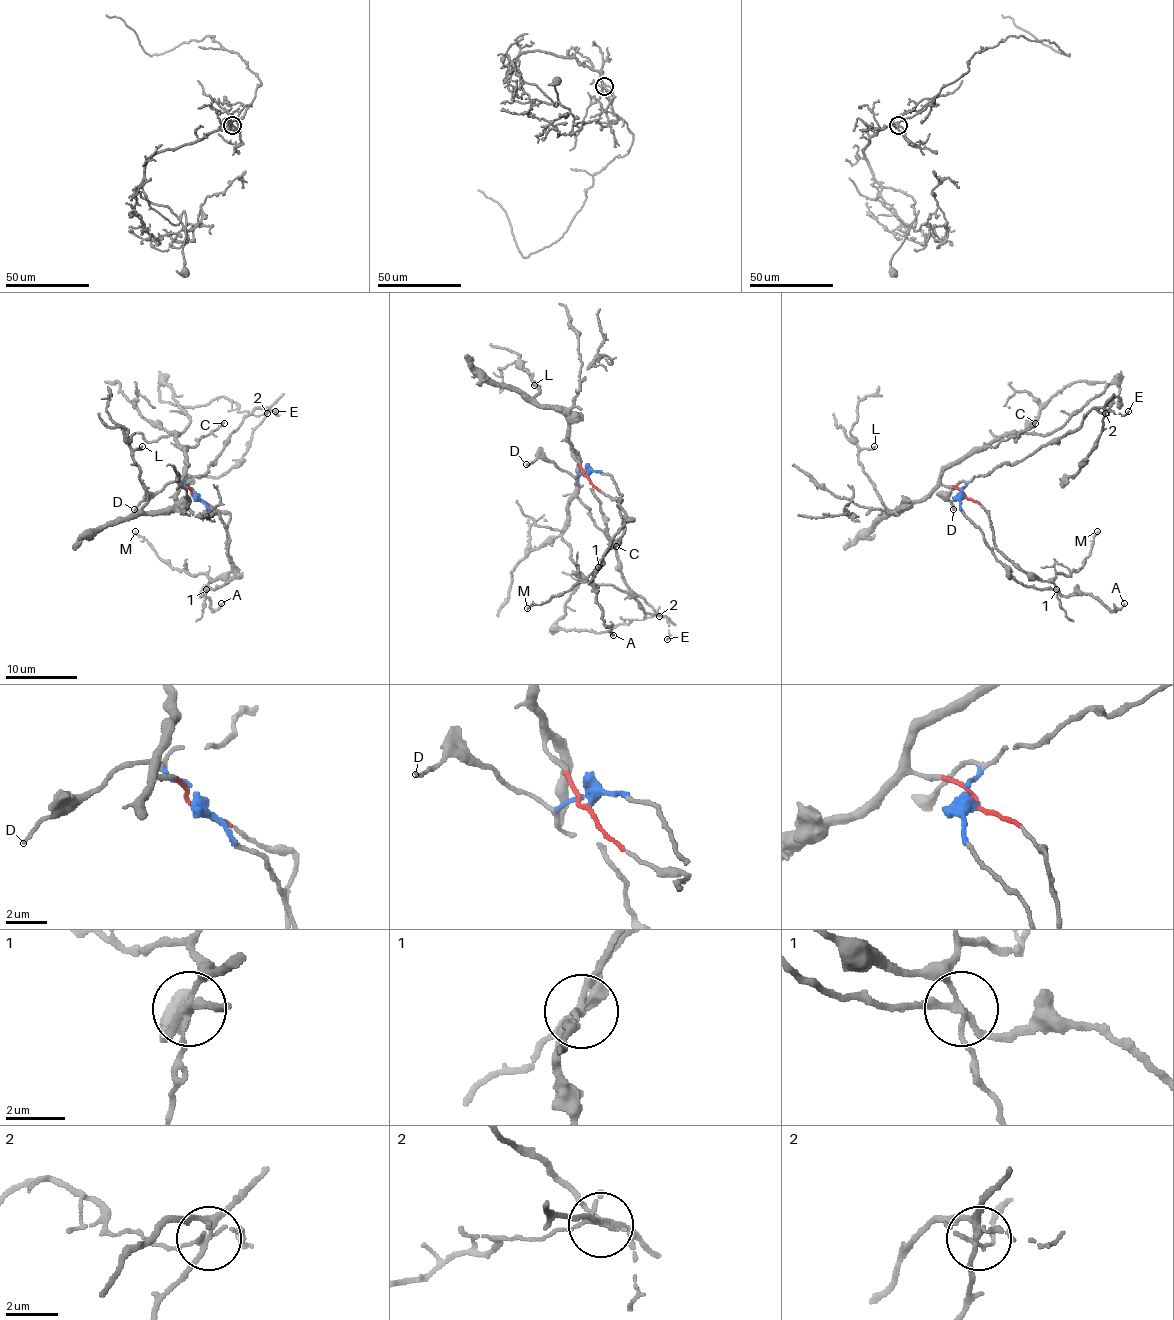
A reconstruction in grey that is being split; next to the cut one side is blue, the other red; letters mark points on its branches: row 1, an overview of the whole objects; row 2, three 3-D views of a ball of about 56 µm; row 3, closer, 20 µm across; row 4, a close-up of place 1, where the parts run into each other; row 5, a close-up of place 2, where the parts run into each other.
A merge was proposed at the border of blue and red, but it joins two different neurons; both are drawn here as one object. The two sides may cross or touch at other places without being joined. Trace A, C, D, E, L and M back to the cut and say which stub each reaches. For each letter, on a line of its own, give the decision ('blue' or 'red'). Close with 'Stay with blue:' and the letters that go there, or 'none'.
A: blue
C: red
D: blue
E: red
L: red
M: red
Stay with blue: A, D

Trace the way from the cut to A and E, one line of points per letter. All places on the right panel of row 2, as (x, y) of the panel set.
A: (963, 497), (960, 508), (992, 555), (1024, 585), (1056, 589), (1064, 596), (1090, 594), (1114, 610), (1124, 603)
E: (965, 497), (940, 474), (994, 442), (1047, 435), (1114, 383), (1121, 404), (1117, 397), (1105, 415), (1128, 412)

